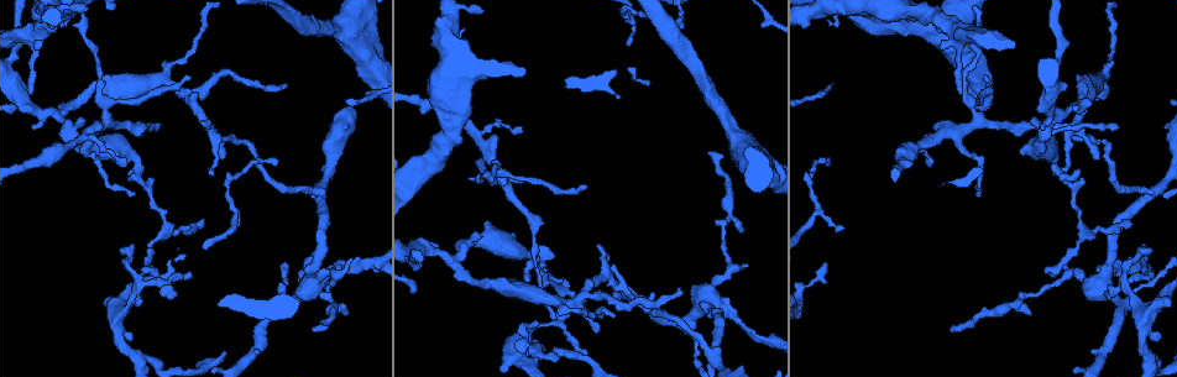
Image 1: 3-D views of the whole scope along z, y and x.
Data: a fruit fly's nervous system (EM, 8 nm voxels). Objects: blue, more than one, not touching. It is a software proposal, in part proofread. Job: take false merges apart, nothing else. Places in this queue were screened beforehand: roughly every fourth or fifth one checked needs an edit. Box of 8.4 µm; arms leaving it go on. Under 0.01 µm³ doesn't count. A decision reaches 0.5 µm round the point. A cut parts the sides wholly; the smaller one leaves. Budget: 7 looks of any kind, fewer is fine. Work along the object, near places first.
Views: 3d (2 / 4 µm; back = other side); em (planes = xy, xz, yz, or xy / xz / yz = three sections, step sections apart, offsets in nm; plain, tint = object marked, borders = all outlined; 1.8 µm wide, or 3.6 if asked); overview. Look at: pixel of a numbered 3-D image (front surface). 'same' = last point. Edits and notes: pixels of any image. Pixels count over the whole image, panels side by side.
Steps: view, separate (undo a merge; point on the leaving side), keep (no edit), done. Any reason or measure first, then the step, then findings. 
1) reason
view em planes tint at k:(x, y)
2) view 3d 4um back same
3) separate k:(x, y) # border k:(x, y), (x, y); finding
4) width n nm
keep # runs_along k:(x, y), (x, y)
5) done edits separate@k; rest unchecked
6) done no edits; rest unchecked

four-way junction
view em xz step 8 tint at 1:(976, 119)

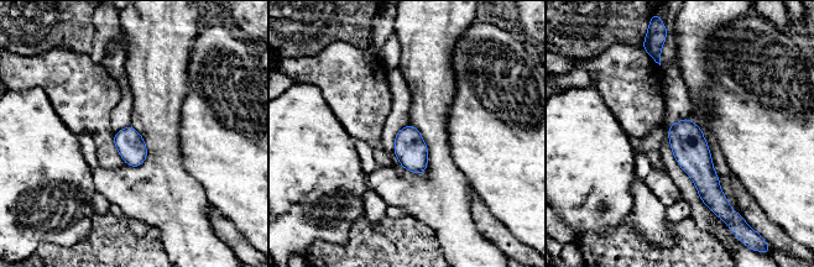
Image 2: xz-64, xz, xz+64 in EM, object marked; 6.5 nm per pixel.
another direction
view em planes tint same

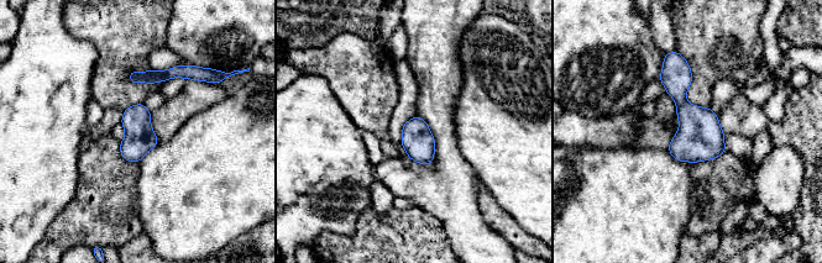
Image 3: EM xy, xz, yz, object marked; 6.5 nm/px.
width 200 nm
keep # one neuron here

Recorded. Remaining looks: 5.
abrupt turn
view 3d 2um at 1:(1087, 137)

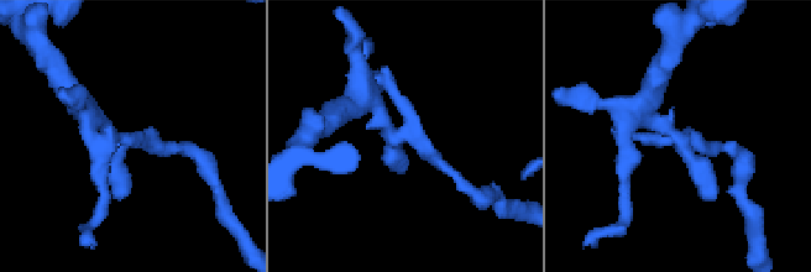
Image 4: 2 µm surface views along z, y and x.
view em planes tint at 4:(136, 140)

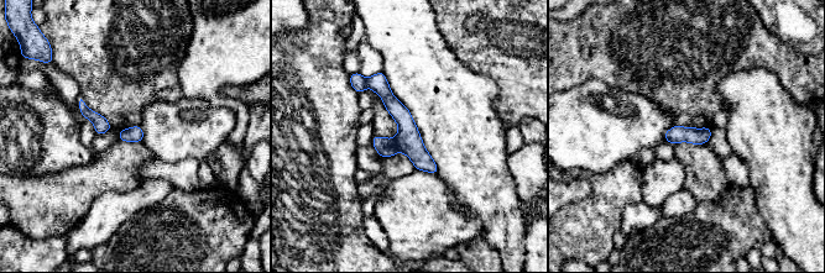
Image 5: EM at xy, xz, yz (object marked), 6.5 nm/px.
separate 5:(410, 142) # part_leaving 5:(376, 77), (434, 169); two neurons meet here

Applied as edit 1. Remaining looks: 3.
view overview

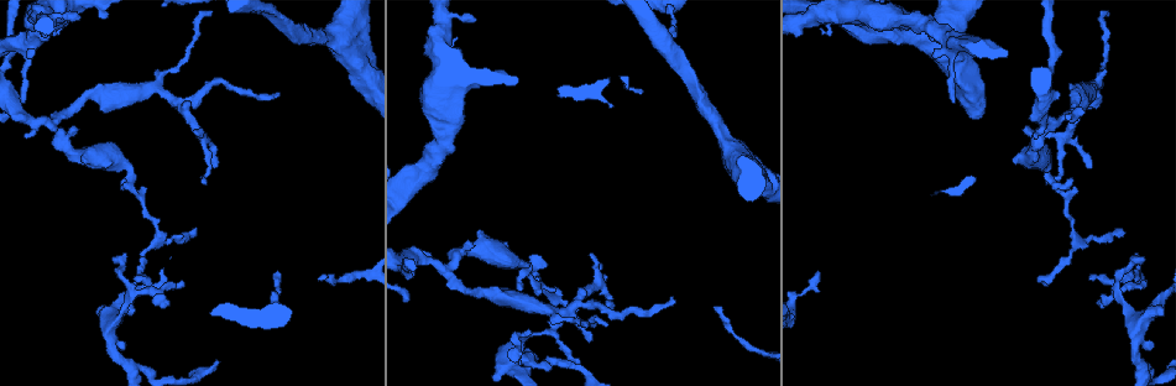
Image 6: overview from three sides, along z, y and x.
view em yz step 8 tint at 6:(45, 18)

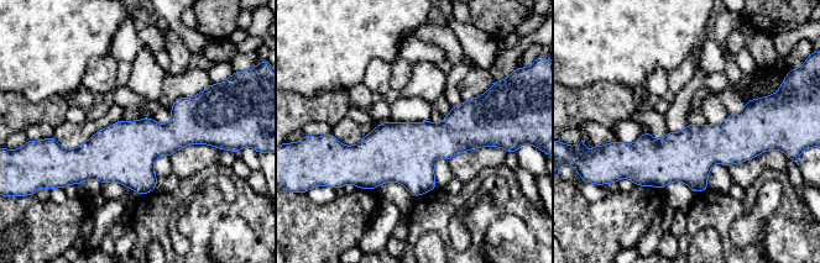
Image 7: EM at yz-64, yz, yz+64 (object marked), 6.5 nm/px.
another direction
view em planes tint same

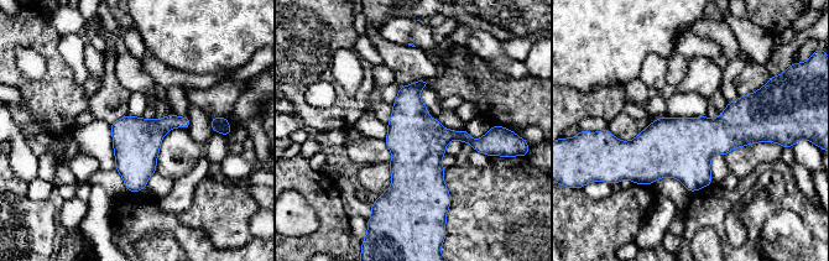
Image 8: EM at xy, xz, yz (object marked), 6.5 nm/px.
width 320 nm
keep # one neuron here

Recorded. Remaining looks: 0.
done edits separate@5; rest unchecked

